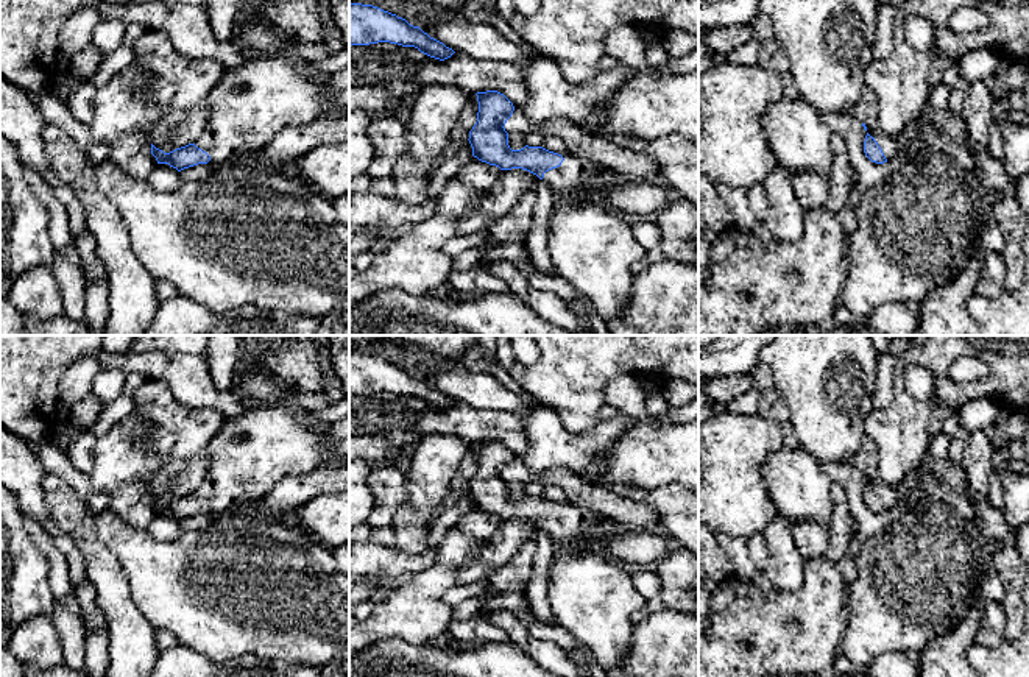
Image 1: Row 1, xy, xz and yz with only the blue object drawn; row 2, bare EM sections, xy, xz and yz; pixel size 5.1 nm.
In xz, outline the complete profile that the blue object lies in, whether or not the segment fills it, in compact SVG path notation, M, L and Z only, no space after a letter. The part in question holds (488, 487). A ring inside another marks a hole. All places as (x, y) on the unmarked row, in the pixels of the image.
M497 440L477 441L477 471L469 480L472 505L500 519L522 518L552 537L553 562L549 577L549 604L555 622L566 629L578 644L592 652L599 666L606 672L621 663L631 646L631 635L636 622L631 616L639 611L645 597L633 587L630 568L616 558L608 557L597 544L596 537L614 524L592 512L566 502L553 502L543 496L525 494L511 499L505 473L511 466L513 452Z

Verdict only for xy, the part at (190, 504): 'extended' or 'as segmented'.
extended

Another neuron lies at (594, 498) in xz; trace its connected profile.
M514 457L504 477L507 482L516 480L525 485L536 482L543 487L555 485L566 494L571 505L603 516L614 526L635 527L641 530L659 529L659 516L652 507L616 494L600 484L588 484L580 477L580 474L568 468L535 471Z

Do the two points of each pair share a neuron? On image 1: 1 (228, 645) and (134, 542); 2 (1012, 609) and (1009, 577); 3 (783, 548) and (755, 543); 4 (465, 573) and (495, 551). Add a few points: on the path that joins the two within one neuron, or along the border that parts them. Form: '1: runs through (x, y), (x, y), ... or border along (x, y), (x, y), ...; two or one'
1: runs through (205, 620), (153, 567); one
2: runs through (1012, 601), (1012, 585); one
3: border along (761, 534), (767, 549), (764, 570); two
4: runs through (473, 570), (487, 559); one

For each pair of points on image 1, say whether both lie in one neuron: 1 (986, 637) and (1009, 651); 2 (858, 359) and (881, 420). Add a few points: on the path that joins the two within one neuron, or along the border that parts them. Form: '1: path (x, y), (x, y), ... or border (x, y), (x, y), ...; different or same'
1: border (1004, 638), (990, 648), (976, 643); different
2: border (873, 407), (866, 418), (864, 435); different

